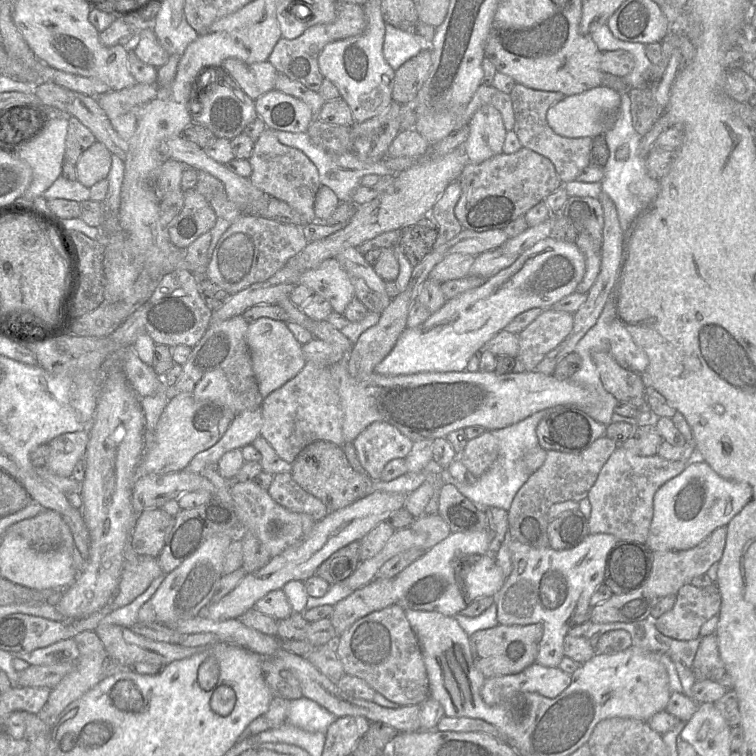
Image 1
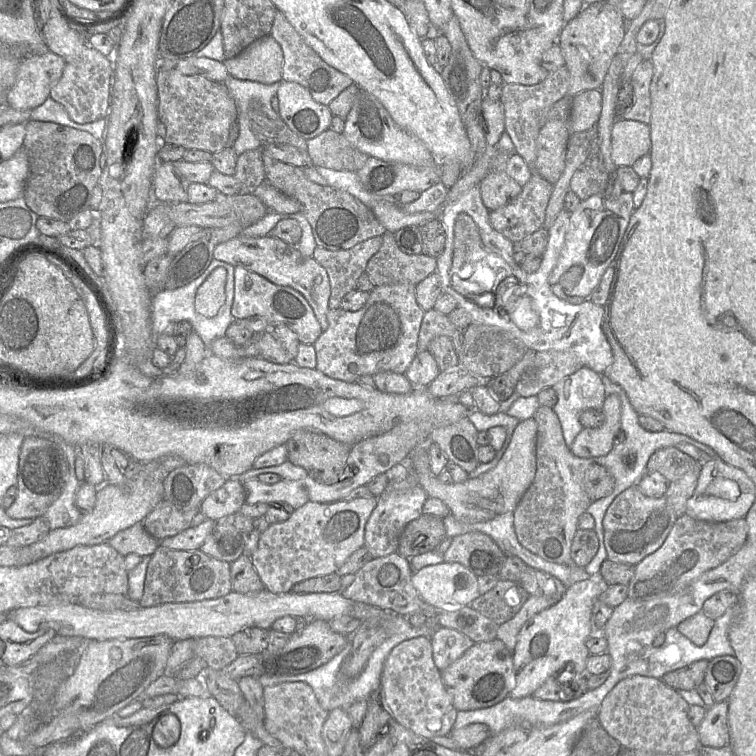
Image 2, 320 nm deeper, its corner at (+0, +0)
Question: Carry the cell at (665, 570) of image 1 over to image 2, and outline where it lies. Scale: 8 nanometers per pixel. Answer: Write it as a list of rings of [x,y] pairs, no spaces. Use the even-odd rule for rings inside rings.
[[[686,514],[678,517],[664,543],[634,567],[634,575],[628,583],[627,598],[640,600],[681,591],[701,574],[735,554],[747,541],[747,537],[748,525],[745,518],[709,522]]]

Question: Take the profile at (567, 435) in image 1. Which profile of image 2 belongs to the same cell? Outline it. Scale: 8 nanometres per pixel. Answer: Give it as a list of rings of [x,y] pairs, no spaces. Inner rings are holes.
[[[615,394],[608,395],[602,407],[603,424],[596,428],[583,428],[575,437],[570,451],[580,458],[607,455],[614,445],[614,438],[621,430],[621,402]]]

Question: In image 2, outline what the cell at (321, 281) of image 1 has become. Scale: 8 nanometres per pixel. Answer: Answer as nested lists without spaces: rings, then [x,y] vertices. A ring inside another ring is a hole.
[[[237,236],[218,244],[213,251],[213,258],[232,266],[242,266],[255,272],[270,282],[288,286],[300,292],[308,301],[320,323],[321,330],[328,328],[327,313],[331,287],[326,270],[313,258],[303,256],[297,246],[288,245],[273,236],[246,237]]]

